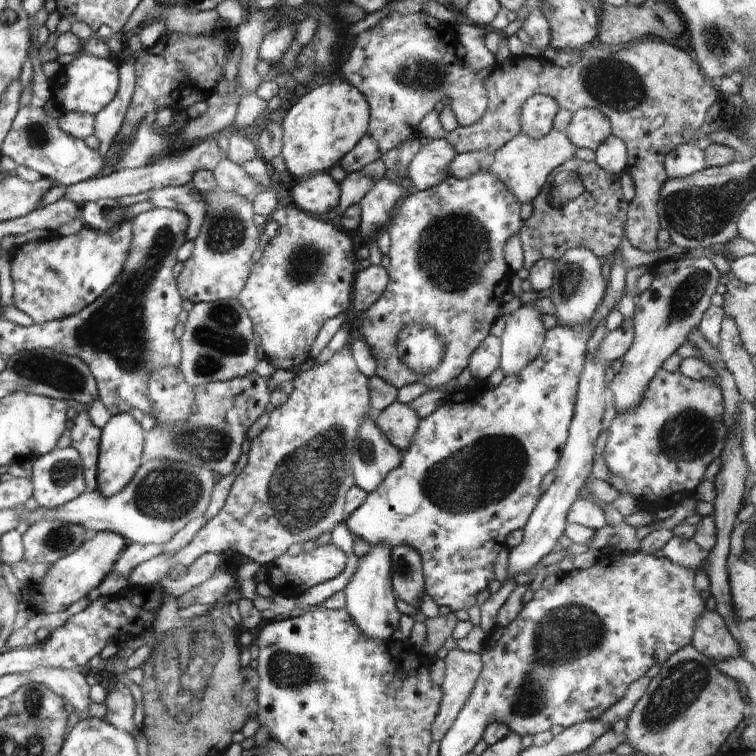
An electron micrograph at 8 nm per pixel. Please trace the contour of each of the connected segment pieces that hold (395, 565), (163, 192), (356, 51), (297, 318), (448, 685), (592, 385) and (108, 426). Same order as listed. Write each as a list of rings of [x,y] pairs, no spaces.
[[[400,544],[391,550],[390,563],[395,597],[414,608],[419,608],[420,596],[425,592],[420,554],[412,546]]]
[[[191,184],[183,186],[166,186],[148,190],[150,196],[146,201],[154,207],[163,207],[171,210],[180,210],[188,216],[190,227],[186,230],[185,239],[194,241],[200,234],[200,226],[206,216],[206,202]]]
[[[400,9],[399,12],[390,12],[384,16],[376,26],[354,37],[354,40],[355,43],[349,51],[348,58],[340,64],[336,73],[341,73],[342,80],[360,90],[362,96],[366,98],[370,108],[370,122],[366,134],[360,138],[360,142],[340,160],[339,166],[347,174],[360,172],[368,164],[375,162],[378,157],[399,147],[402,142],[418,136],[417,129],[420,122],[426,114],[436,110],[438,102],[444,105],[449,104],[458,125],[462,127],[471,126],[484,117],[488,100],[486,100],[483,81],[492,74],[494,67],[490,66],[478,73],[467,68],[463,60],[456,55],[455,47],[459,43],[459,39],[455,24],[436,20],[424,11],[406,13]]]
[[[294,204],[277,208],[269,221],[278,224],[278,236],[274,236],[264,249],[258,262],[254,262],[246,285],[237,297],[241,306],[248,312],[254,334],[260,337],[265,357],[277,370],[294,372],[310,358],[314,340],[324,323],[340,313],[350,310],[353,294],[353,281],[356,273],[354,264],[357,247],[352,245],[350,236],[330,222],[304,213]]]
[[[450,650],[443,660],[446,662],[446,674],[441,685],[443,698],[431,729],[432,739],[438,743],[456,720],[482,672],[482,658],[474,652]]]
[[[596,351],[588,352],[584,360],[584,368],[578,380],[576,405],[569,427],[566,445],[562,450],[557,468],[556,479],[544,494],[541,494],[532,515],[521,529],[523,540],[519,546],[509,549],[507,576],[515,578],[519,574],[527,574],[544,556],[554,550],[558,539],[563,536],[567,524],[567,515],[570,506],[580,497],[579,493],[587,484],[588,476],[592,475],[595,444],[602,432],[602,420],[609,400],[608,388],[605,382],[605,369],[598,362]]]
[[[128,412],[111,416],[100,430],[100,447],[97,461],[98,492],[102,496],[114,496],[128,485],[140,468],[146,432]]]

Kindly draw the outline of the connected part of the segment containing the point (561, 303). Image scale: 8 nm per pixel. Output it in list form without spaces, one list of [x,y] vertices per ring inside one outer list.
[[[576,246],[568,248],[558,260],[554,261],[554,282],[552,282],[552,295],[549,297],[556,308],[555,318],[563,326],[576,328],[588,326],[590,318],[606,297],[607,284],[602,276],[603,261],[588,248]]]

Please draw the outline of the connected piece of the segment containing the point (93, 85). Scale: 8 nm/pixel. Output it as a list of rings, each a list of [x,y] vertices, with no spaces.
[[[78,53],[76,58],[63,67],[52,79],[54,83],[53,99],[64,111],[87,114],[99,114],[104,106],[112,102],[119,86],[118,63],[115,58],[98,58],[90,54]]]

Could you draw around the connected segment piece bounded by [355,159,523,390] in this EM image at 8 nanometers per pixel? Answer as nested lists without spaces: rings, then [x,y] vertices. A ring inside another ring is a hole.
[[[489,160],[485,163],[480,164],[480,170],[474,172],[470,178],[455,178],[450,175],[447,176],[445,180],[442,180],[438,186],[434,188],[428,188],[426,191],[420,191],[416,194],[405,196],[400,203],[398,204],[396,211],[392,214],[389,224],[387,225],[388,234],[391,239],[390,244],[390,265],[388,267],[388,275],[390,280],[388,280],[388,285],[382,295],[372,306],[368,306],[362,316],[358,316],[358,319],[355,321],[355,325],[358,328],[359,332],[364,336],[365,344],[368,344],[370,352],[372,352],[372,357],[376,360],[376,375],[379,378],[382,378],[387,384],[394,386],[397,390],[403,388],[404,386],[415,384],[420,382],[424,384],[426,388],[439,388],[444,387],[447,382],[450,382],[452,379],[457,378],[461,372],[468,367],[470,356],[472,352],[480,346],[480,342],[491,334],[492,326],[498,322],[499,319],[499,309],[504,304],[503,296],[509,291],[509,277],[511,276],[511,271],[504,259],[504,246],[508,244],[508,240],[512,236],[516,236],[520,233],[520,228],[522,228],[523,220],[521,218],[521,205],[518,202],[518,198],[506,188],[504,182],[500,182],[492,170],[489,168]],[[412,324],[418,324],[418,326],[428,326],[432,330],[436,330],[438,336],[444,338],[444,358],[440,362],[440,366],[428,374],[420,374],[420,372],[414,372],[412,368],[408,368],[404,362],[400,359],[400,354],[396,349],[396,342],[398,342],[398,336],[404,328],[412,326]]]

